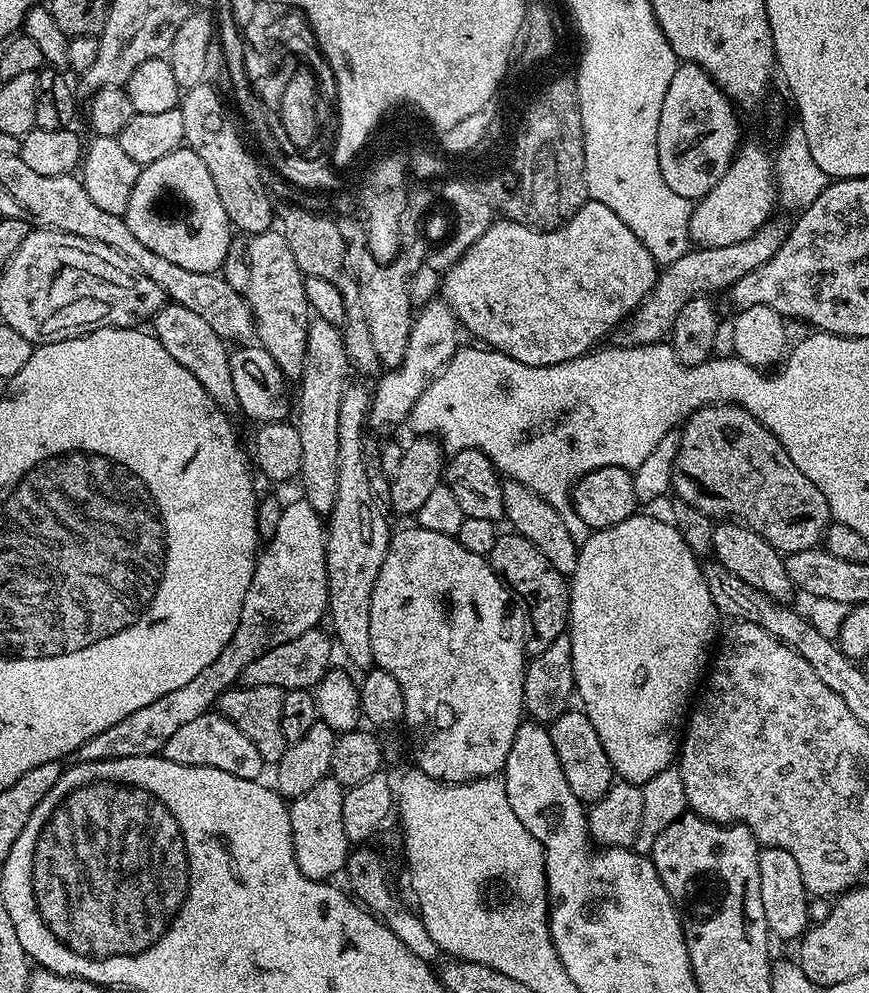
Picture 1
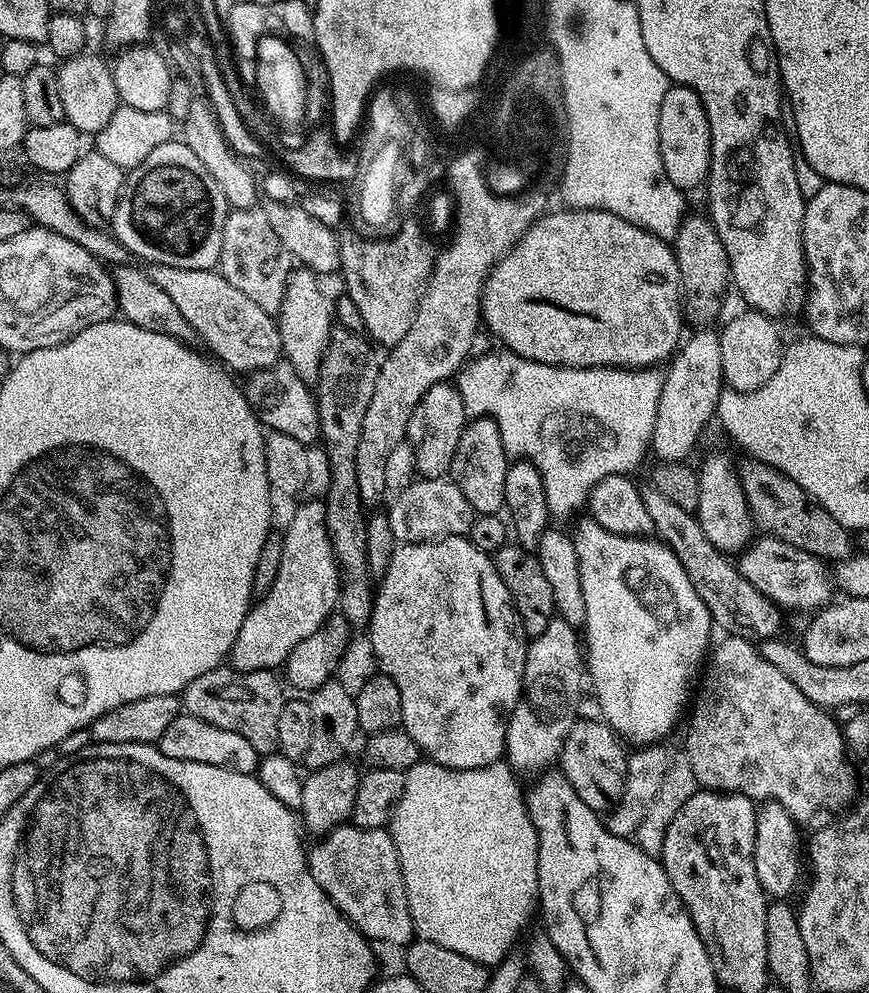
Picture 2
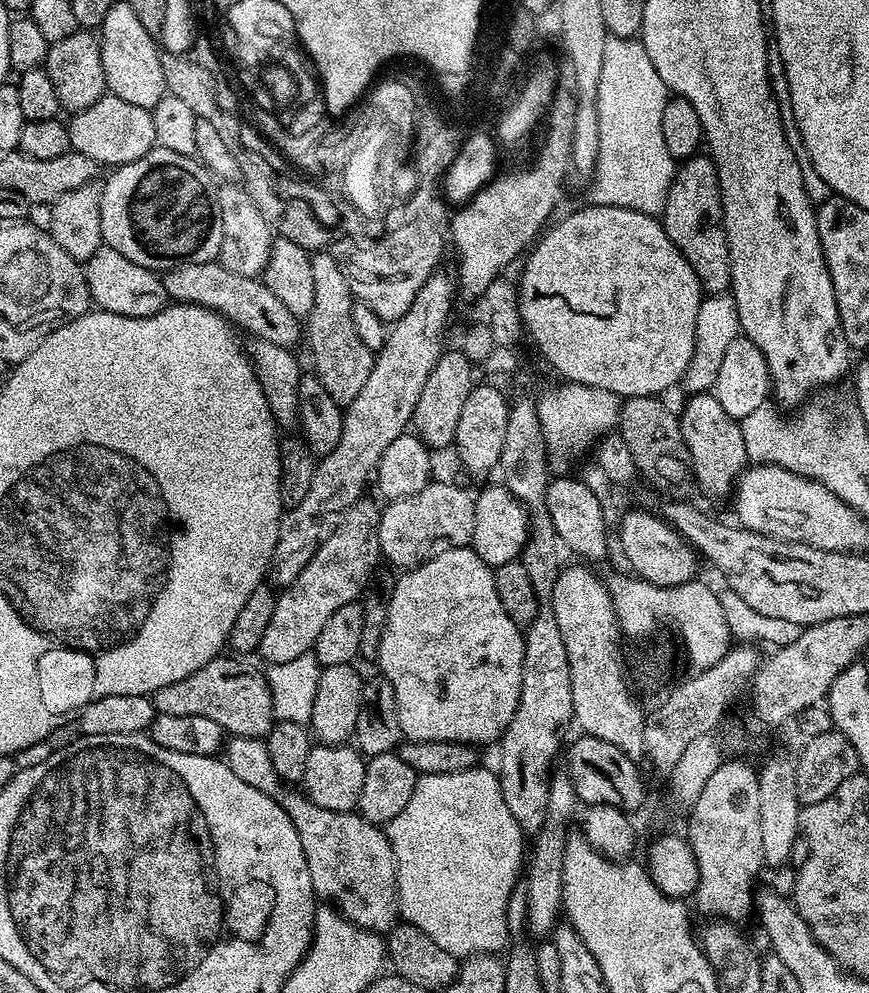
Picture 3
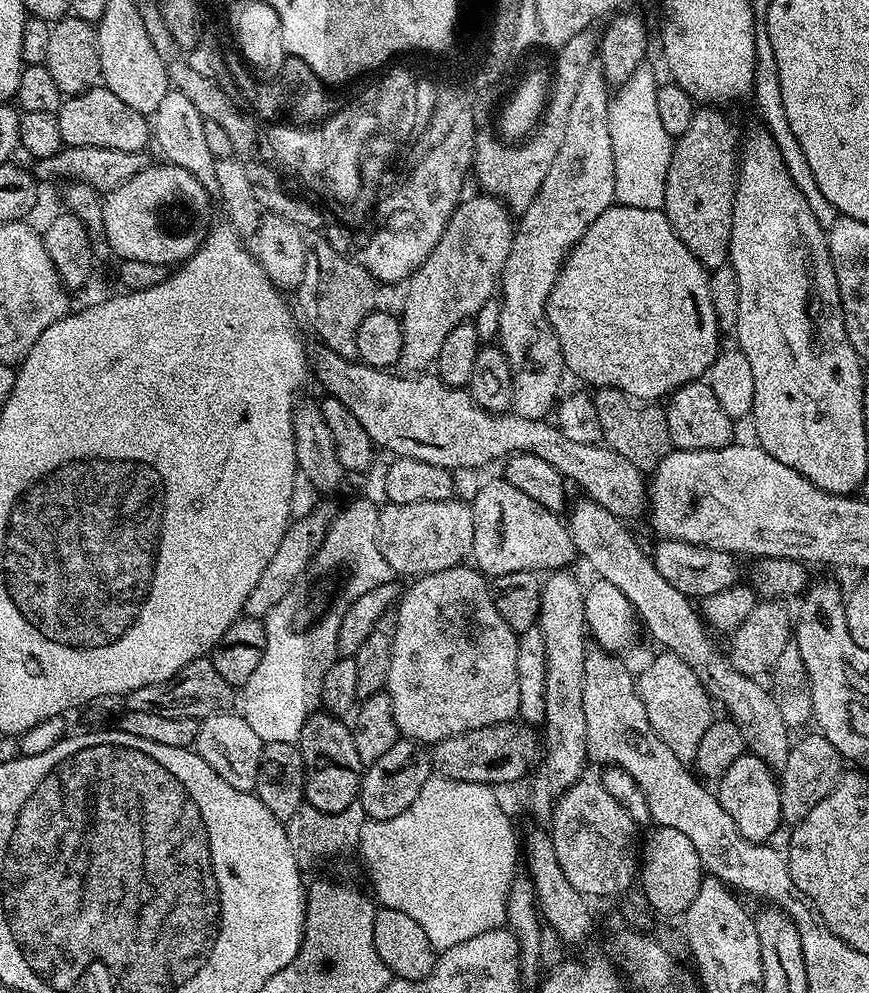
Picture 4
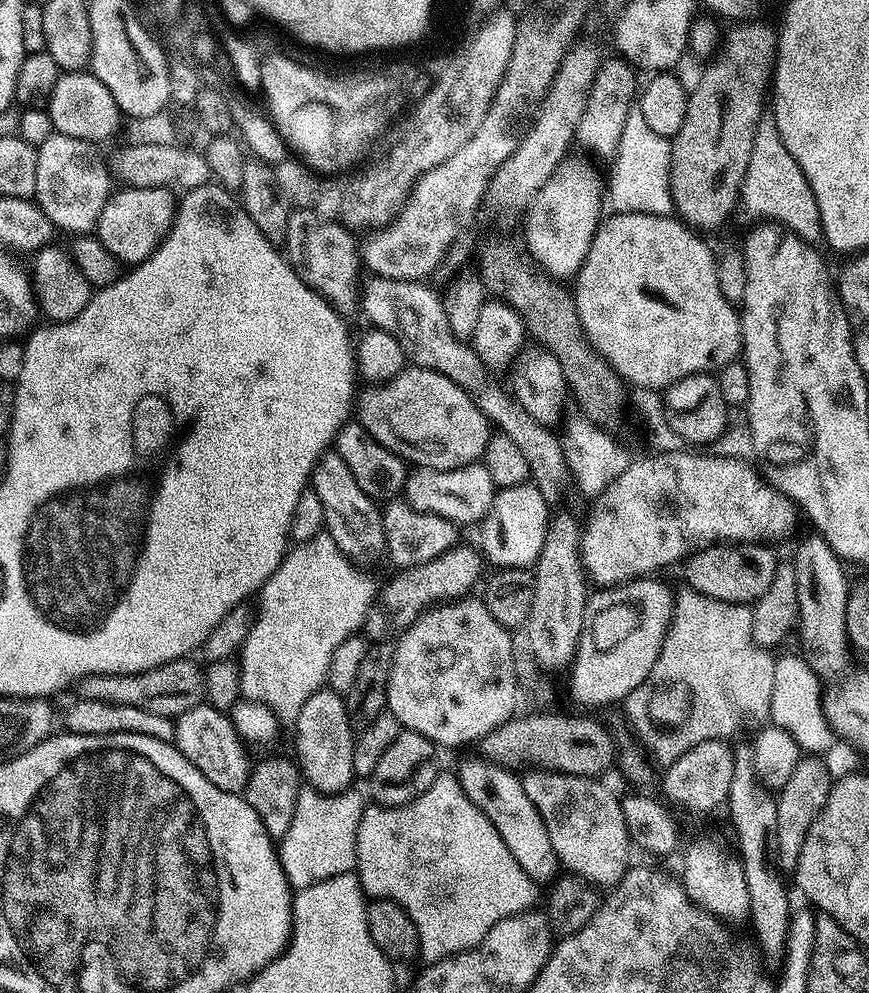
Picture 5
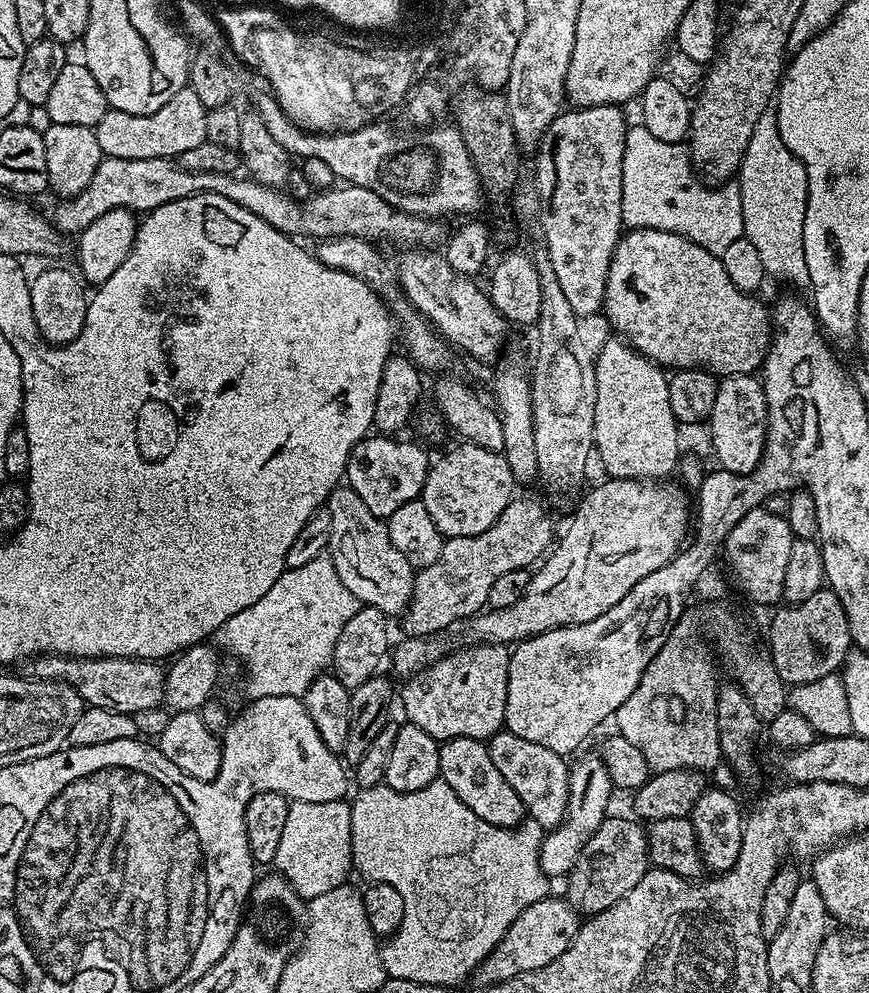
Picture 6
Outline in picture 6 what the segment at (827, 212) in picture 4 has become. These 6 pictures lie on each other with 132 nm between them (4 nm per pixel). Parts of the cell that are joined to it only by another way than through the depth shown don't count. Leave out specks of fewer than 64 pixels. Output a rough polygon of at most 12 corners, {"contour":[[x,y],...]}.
{"contour":[[775,111],[740,163],[743,236],[765,273],[807,289],[808,179]]}

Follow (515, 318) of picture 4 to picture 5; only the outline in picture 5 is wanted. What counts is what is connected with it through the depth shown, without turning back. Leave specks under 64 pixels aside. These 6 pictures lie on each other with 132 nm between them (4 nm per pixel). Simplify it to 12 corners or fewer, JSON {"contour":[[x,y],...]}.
{"contour":[[569,155],[540,184],[522,239],[564,282],[602,223],[606,184]]}

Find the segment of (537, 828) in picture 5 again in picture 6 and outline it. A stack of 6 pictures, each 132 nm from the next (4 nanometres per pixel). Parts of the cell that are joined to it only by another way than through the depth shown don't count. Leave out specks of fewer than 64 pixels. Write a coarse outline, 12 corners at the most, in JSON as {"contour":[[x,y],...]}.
{"contour":[[485,741],[440,744],[439,779],[482,822],[516,828],[526,813]]}

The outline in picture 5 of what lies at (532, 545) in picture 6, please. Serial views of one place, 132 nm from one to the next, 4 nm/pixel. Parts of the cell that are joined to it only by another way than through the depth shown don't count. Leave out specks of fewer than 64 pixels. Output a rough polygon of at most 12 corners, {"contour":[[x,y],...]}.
{"contour":[[457,546],[399,569],[363,635],[387,641],[429,608],[481,583],[481,553]]}

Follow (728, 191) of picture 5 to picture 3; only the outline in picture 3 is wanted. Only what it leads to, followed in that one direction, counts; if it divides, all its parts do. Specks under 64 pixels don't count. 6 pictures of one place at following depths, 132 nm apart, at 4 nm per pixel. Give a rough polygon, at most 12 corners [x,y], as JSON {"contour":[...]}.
{"contour":[[711,156],[677,167],[662,223],[701,289],[732,263]]}

